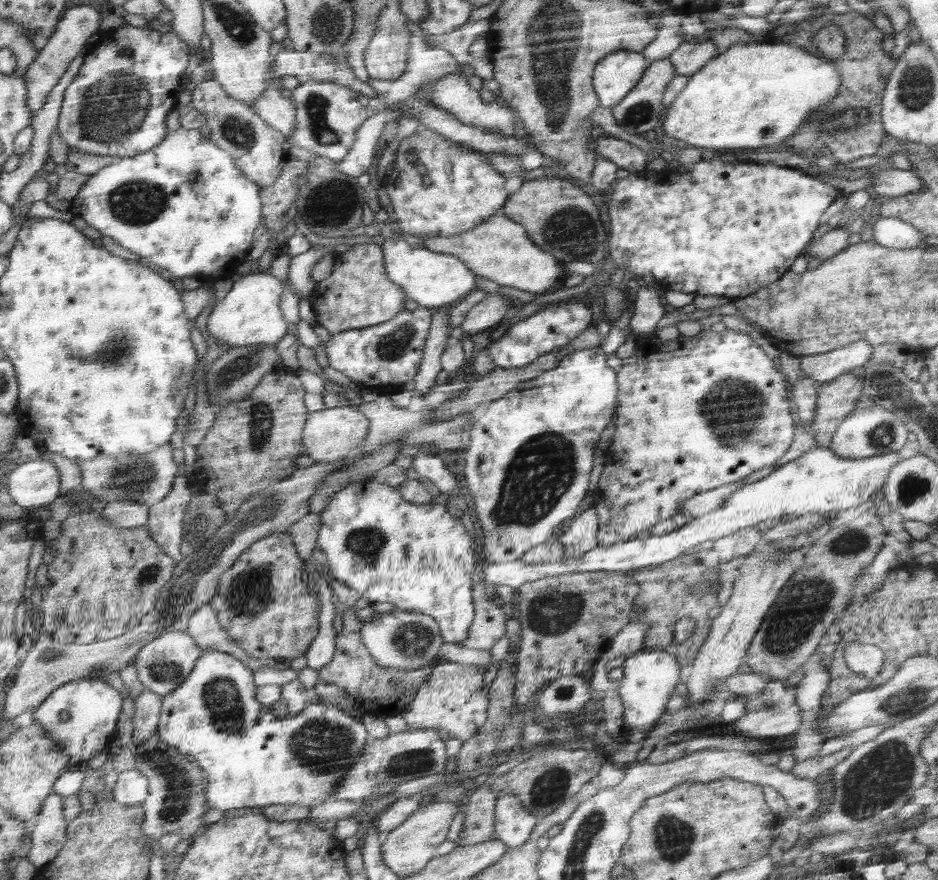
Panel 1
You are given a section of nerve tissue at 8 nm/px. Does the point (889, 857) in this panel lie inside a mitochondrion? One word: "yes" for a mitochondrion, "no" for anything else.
no

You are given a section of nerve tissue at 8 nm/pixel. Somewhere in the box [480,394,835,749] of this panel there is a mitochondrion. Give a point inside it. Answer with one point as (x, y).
(543, 468)

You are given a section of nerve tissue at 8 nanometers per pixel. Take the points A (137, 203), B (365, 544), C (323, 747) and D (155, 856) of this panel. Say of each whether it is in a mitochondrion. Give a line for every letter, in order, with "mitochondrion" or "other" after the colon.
A: mitochondrion
B: mitochondrion
C: mitochondrion
D: other

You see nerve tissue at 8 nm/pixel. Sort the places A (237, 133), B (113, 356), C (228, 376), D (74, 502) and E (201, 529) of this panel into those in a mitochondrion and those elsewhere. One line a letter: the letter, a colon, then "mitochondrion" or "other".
A: mitochondrion
B: mitochondrion
C: mitochondrion
D: other
E: mitochondrion

